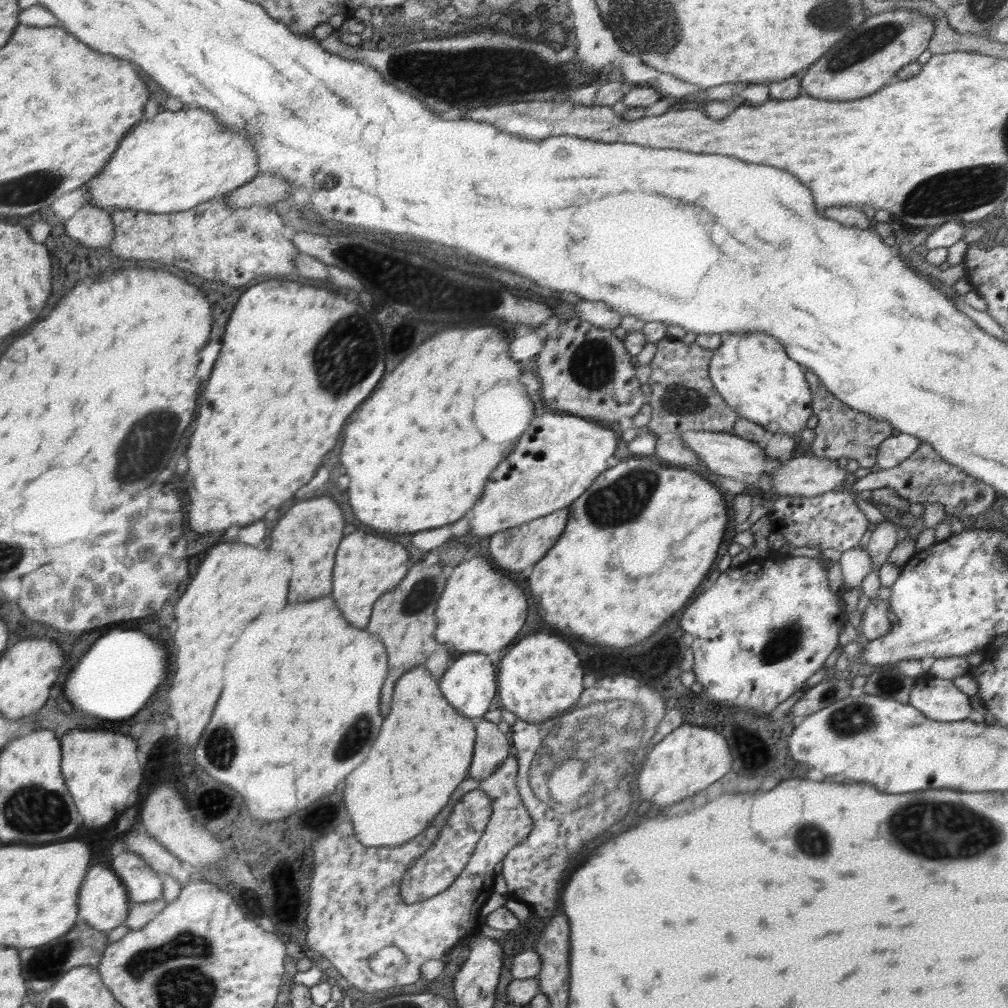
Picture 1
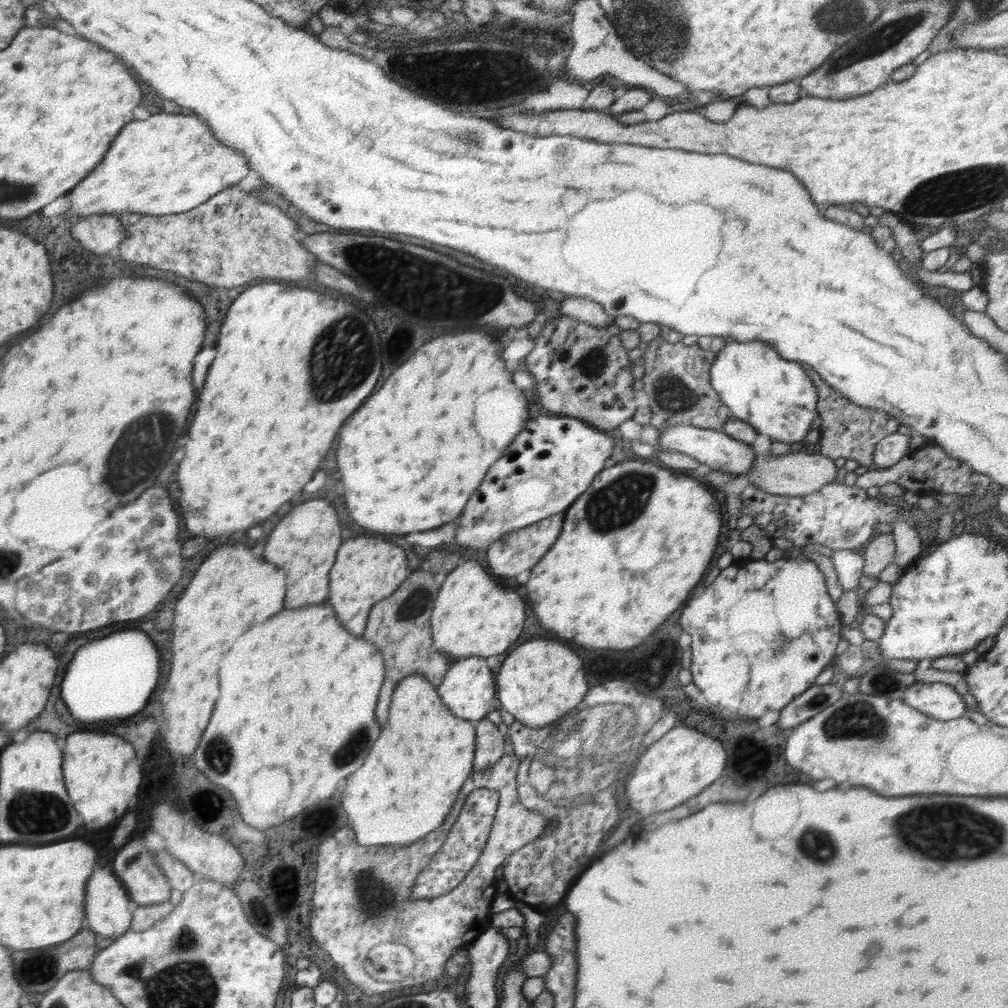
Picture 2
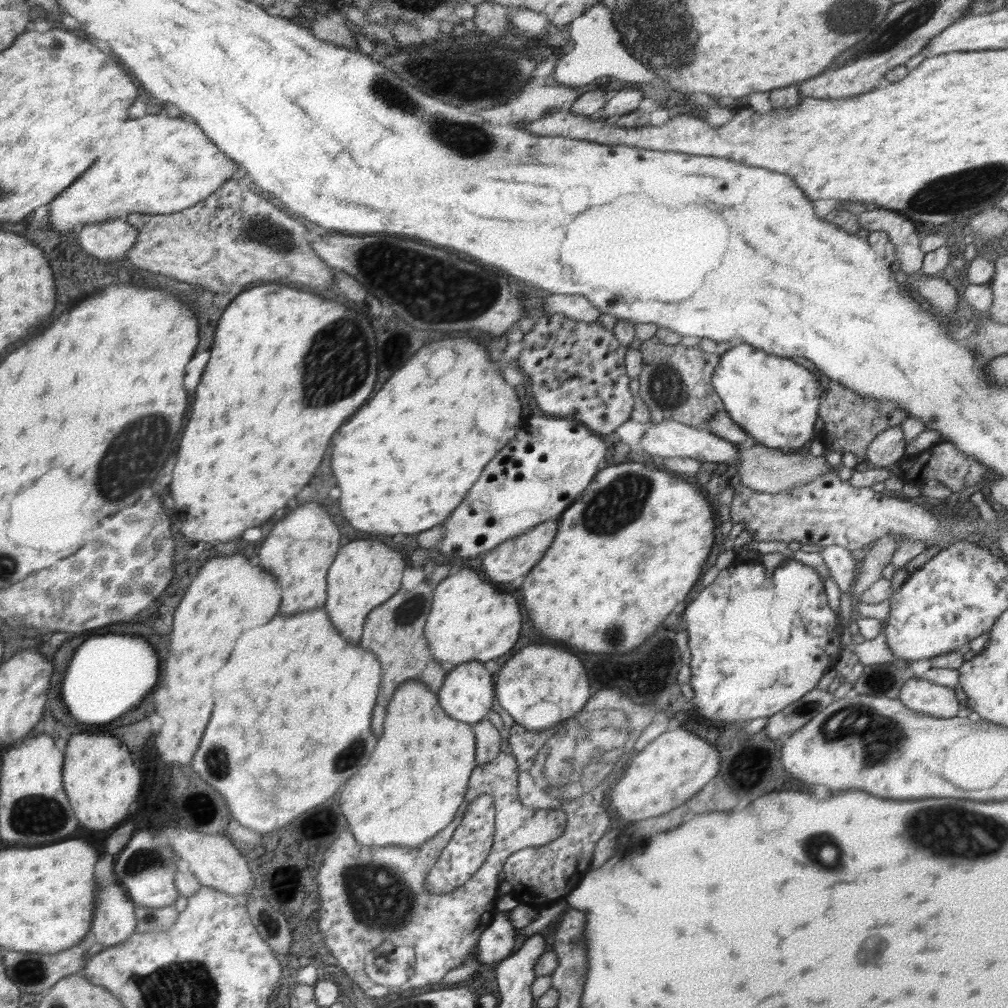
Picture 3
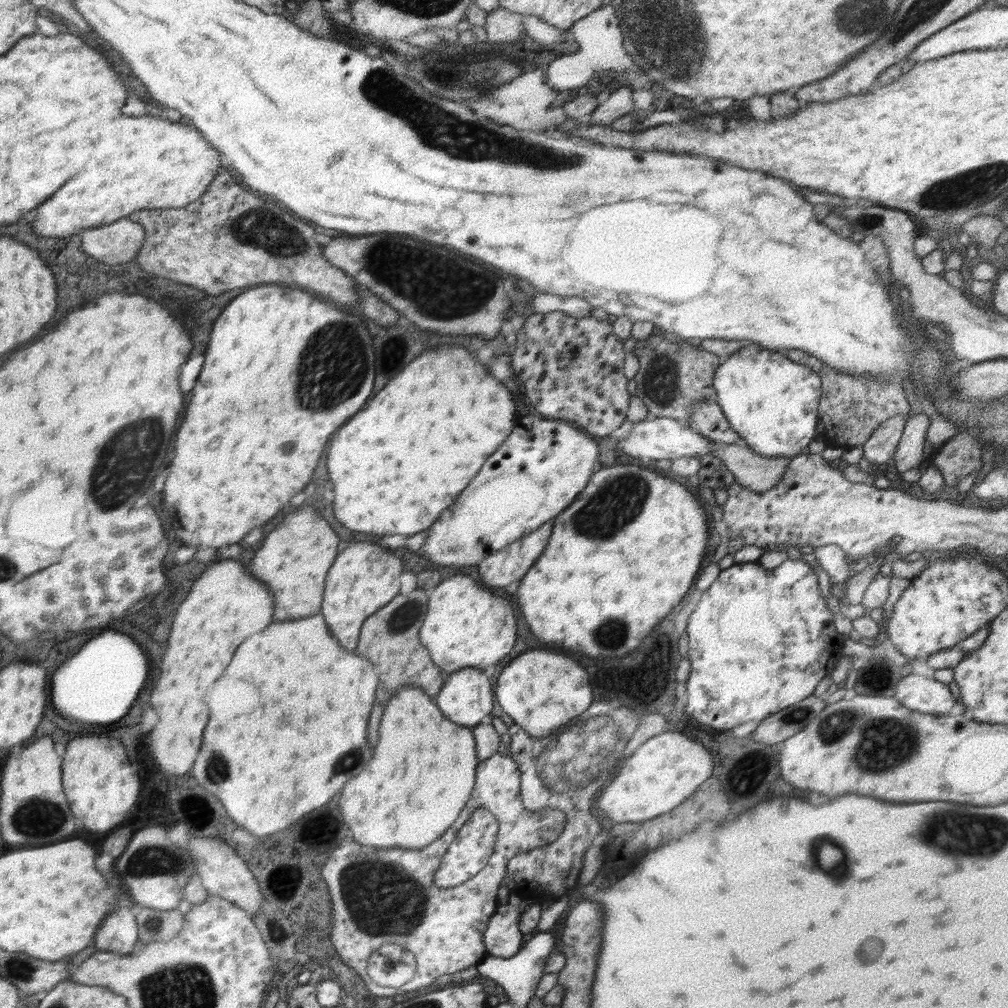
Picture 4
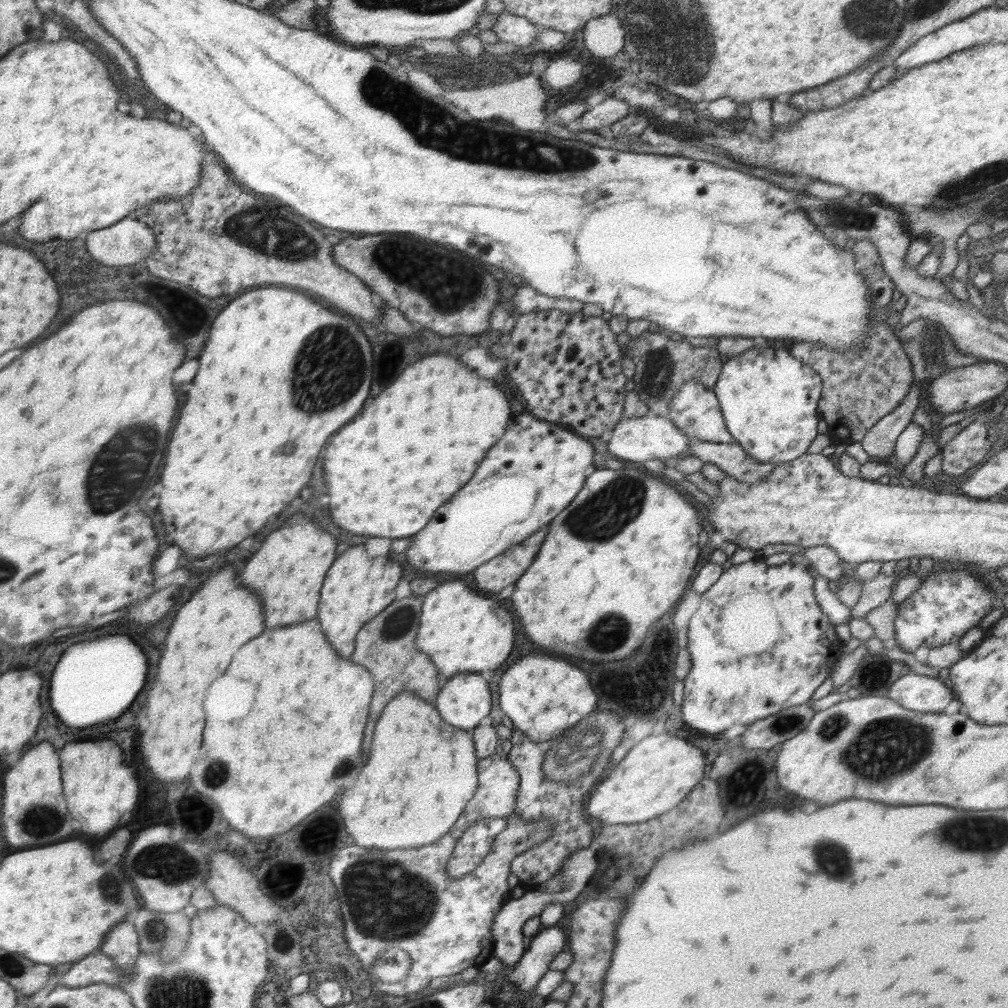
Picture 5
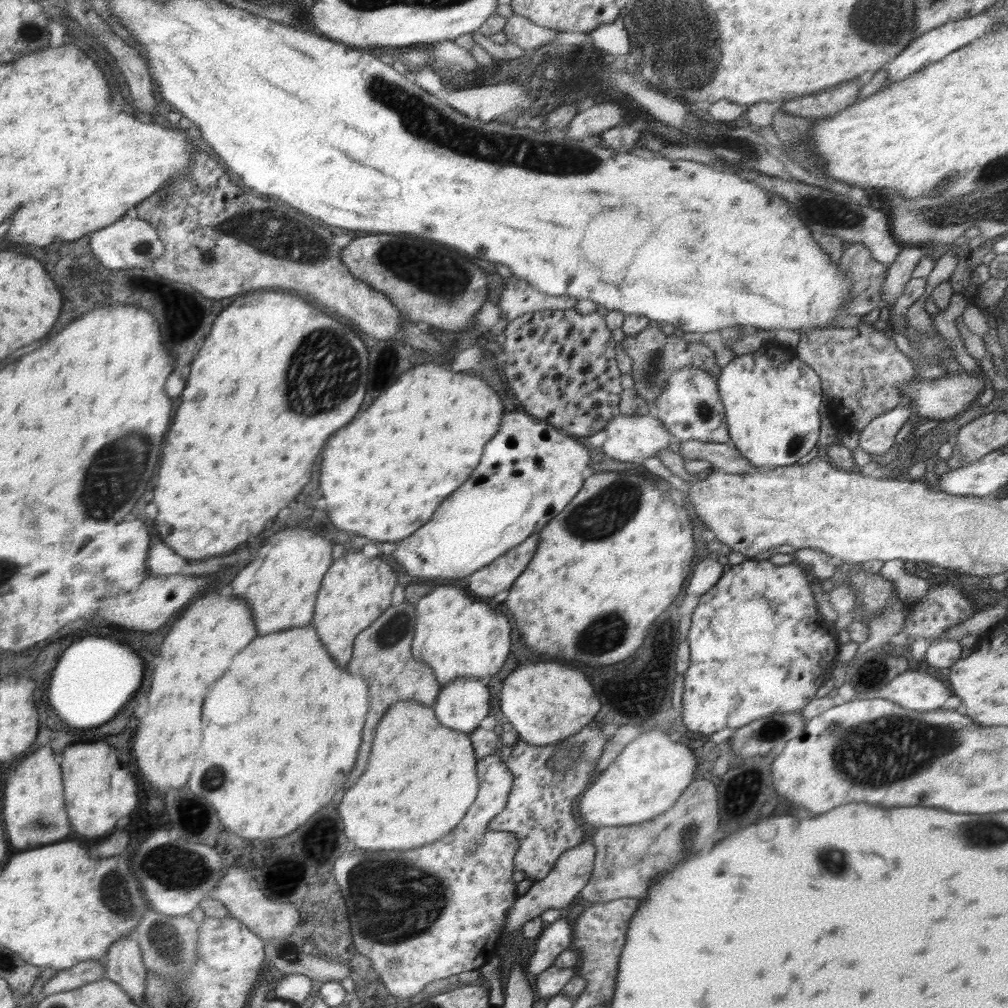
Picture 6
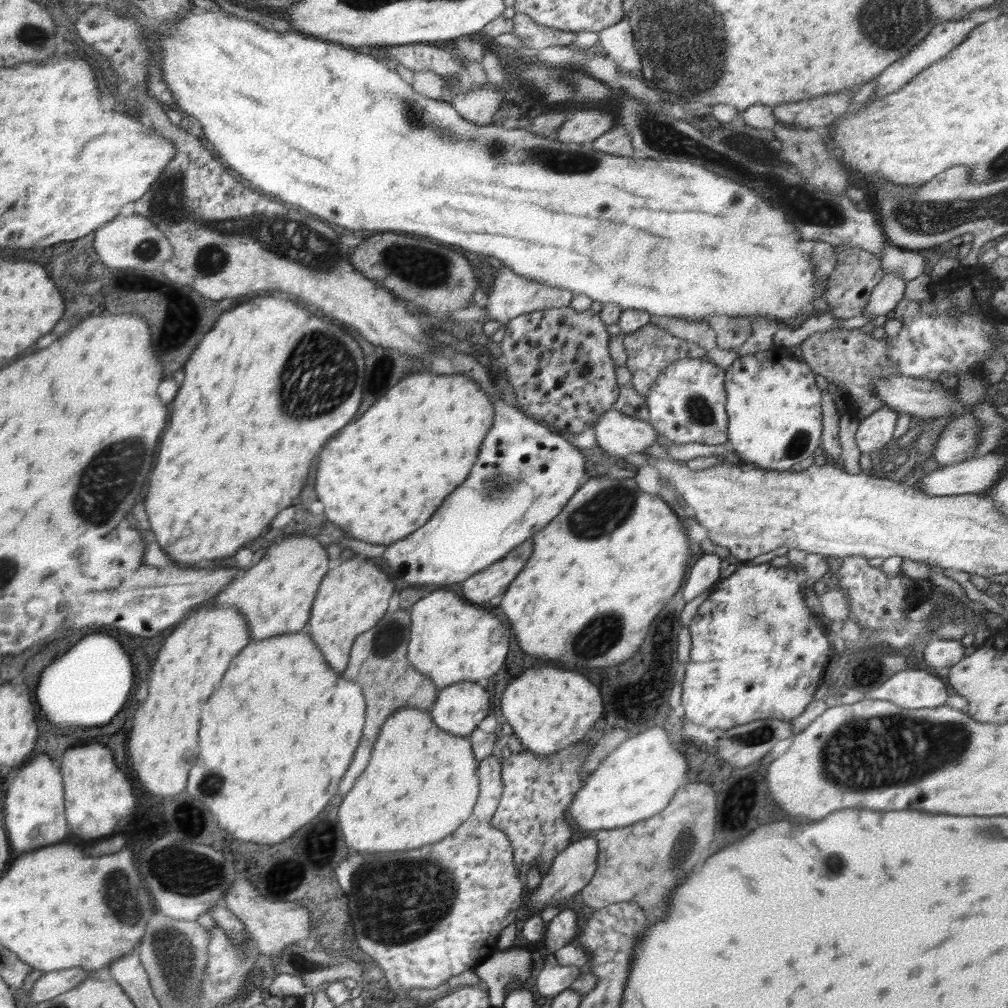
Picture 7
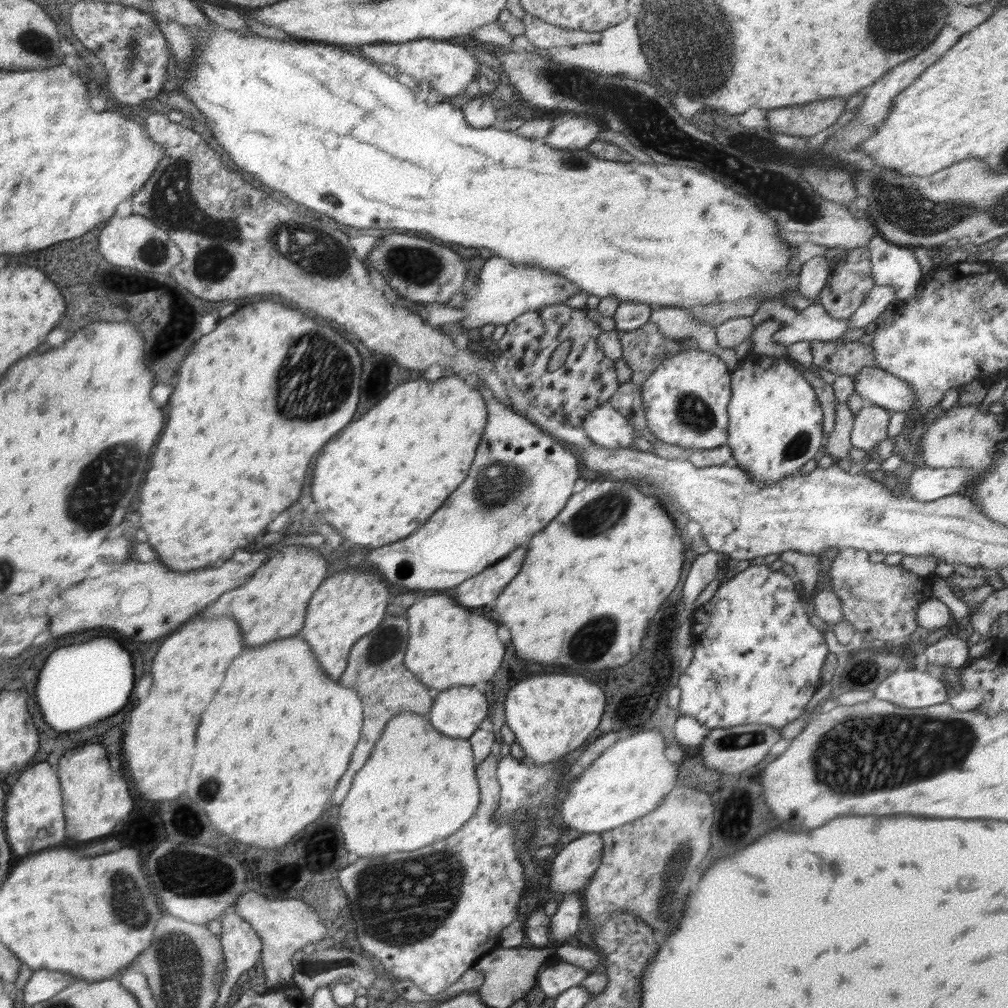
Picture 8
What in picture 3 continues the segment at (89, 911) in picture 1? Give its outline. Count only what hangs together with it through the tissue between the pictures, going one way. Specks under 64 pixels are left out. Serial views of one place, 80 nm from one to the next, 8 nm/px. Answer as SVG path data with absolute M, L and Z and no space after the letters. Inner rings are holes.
M108 879L99 880L98 908L95 922L90 930L92 942L104 945L104 948L124 942L136 930L136 904L129 898L121 885L115 885Z

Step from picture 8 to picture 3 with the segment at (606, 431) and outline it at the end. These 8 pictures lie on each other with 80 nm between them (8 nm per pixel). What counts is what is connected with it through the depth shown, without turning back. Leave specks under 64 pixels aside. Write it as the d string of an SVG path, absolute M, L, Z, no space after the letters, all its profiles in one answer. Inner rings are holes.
M672 420L651 424L650 430L645 432L640 440L638 454L644 452L654 458L688 457L706 462L719 462L720 464L733 465L739 460L738 444L725 441L723 438L710 434L704 427L692 427Z

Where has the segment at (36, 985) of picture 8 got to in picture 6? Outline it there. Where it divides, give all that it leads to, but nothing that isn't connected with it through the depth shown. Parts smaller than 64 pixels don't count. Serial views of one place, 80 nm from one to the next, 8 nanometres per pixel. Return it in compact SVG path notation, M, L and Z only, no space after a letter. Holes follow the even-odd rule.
M87 960L79 962L78 965L59 970L46 985L44 985L44 996L50 996L67 990L79 989L81 986L96 982L105 976L106 962L103 960Z

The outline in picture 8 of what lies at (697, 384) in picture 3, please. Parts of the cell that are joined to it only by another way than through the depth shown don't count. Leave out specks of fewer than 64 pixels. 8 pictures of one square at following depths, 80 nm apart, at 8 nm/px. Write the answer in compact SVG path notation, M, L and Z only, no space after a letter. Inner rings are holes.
M648 322L634 331L618 331L623 346L622 358L632 370L630 381L642 387L658 366L687 350L679 340L665 339L656 324Z

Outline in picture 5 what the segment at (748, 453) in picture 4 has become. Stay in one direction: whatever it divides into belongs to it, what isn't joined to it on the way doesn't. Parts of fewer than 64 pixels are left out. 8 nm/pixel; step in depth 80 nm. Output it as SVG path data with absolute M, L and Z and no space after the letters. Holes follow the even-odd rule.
M693 439L686 455L711 462L732 478L748 484L757 484L775 469L773 464L761 463L749 457L736 442L706 442Z

